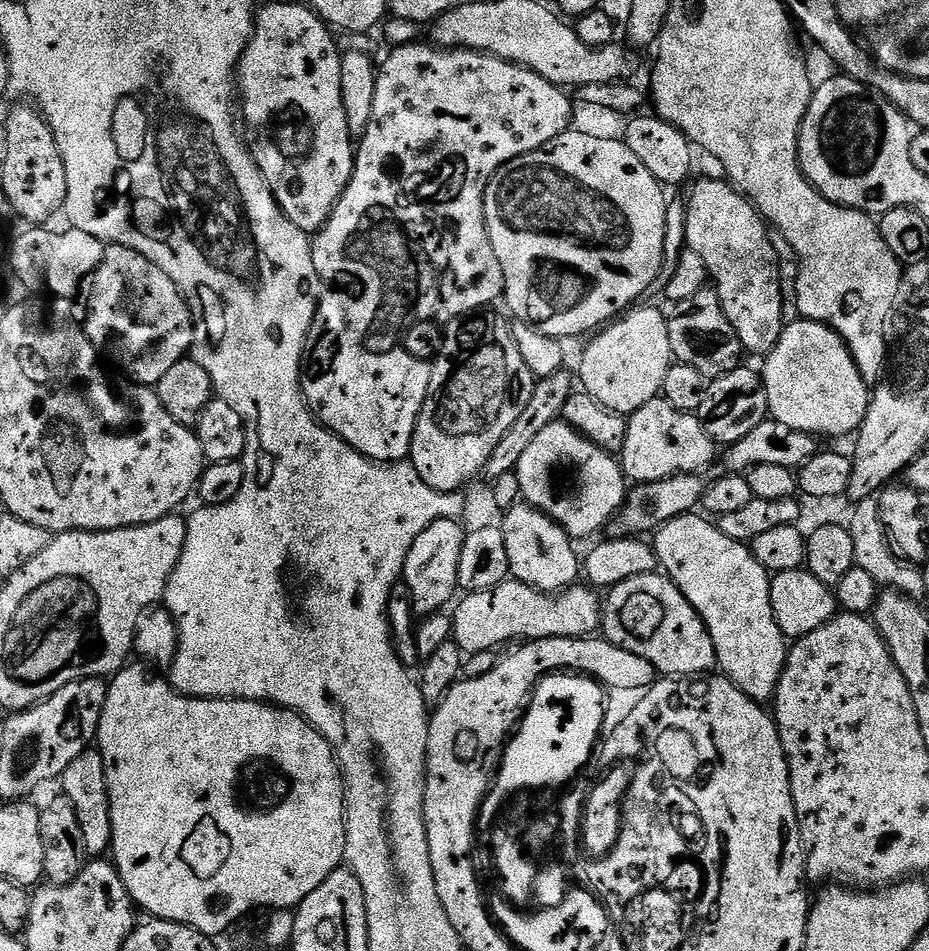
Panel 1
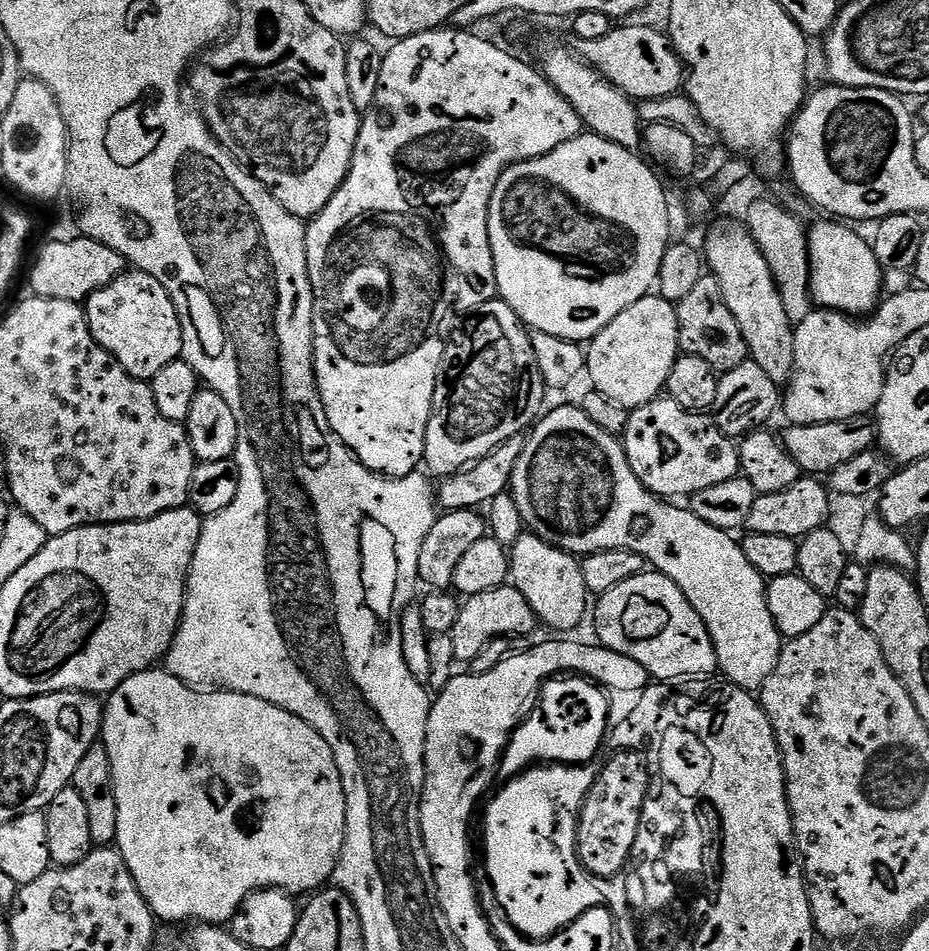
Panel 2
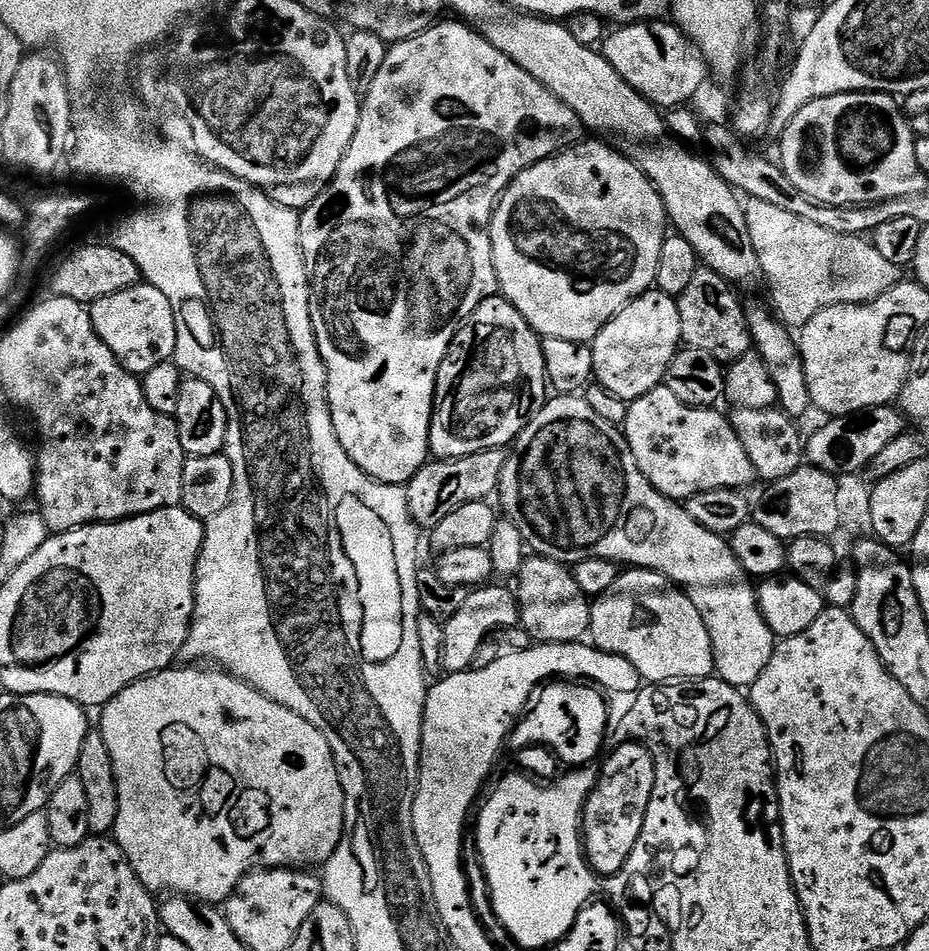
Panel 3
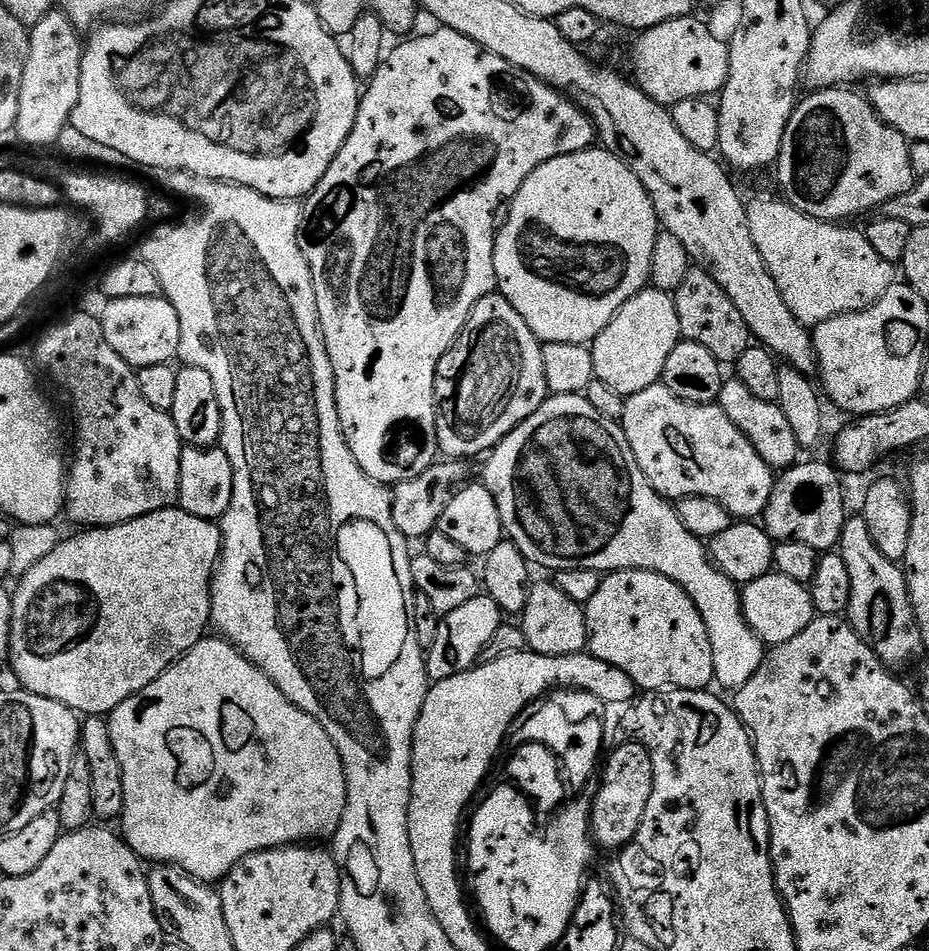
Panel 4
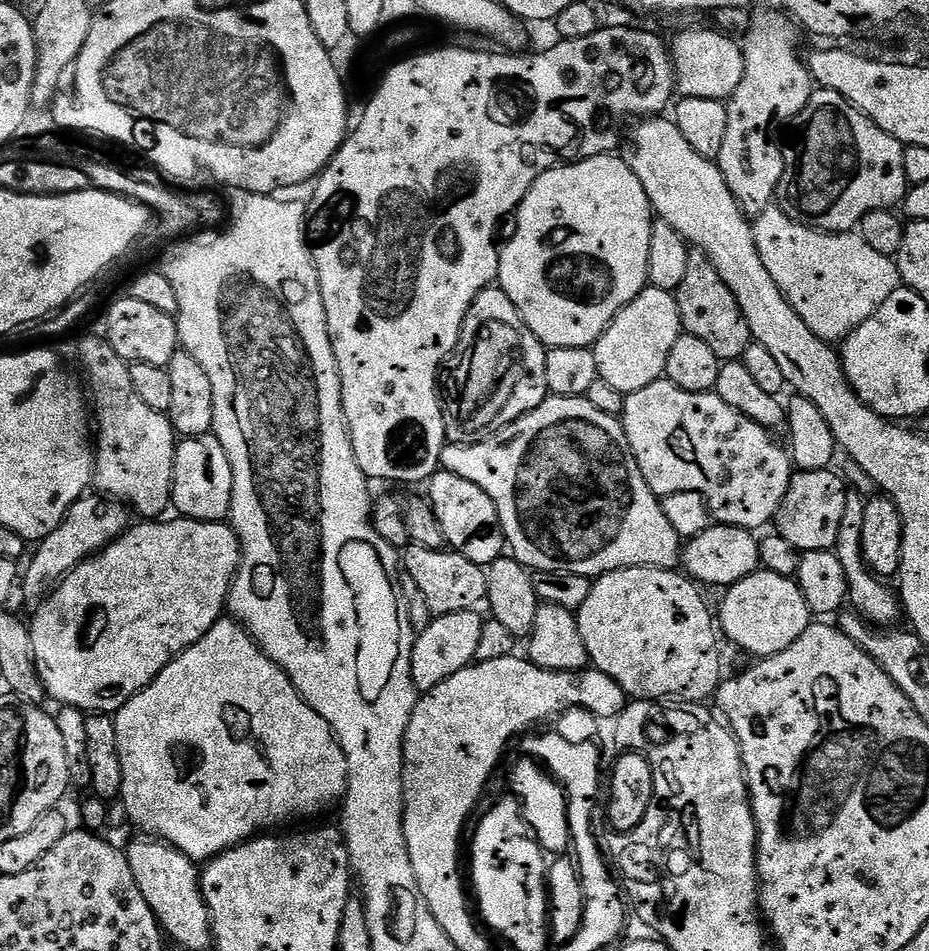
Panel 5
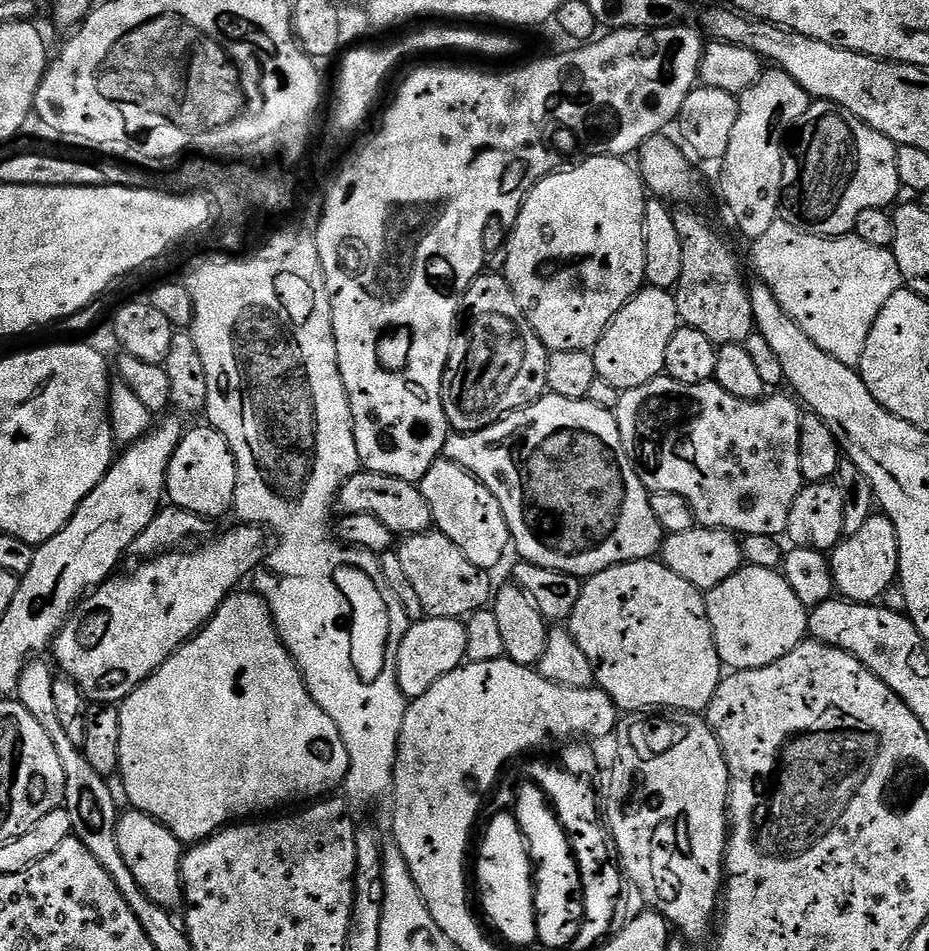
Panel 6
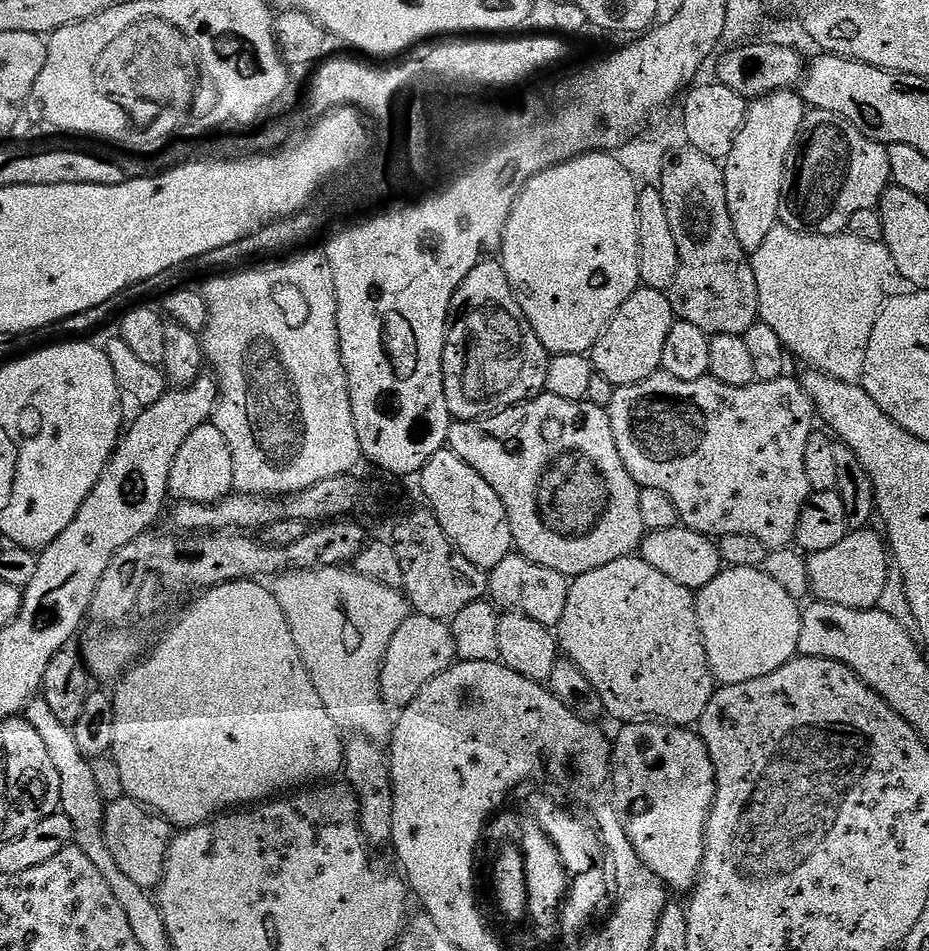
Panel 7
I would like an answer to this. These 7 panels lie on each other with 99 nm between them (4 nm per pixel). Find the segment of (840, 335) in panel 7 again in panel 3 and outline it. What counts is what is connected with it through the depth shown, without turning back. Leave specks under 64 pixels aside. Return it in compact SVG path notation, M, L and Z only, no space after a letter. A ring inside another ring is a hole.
M745 199L743 206L746 230L750 234L750 242L754 242L754 254L758 254L763 279L768 279L772 302L776 306L775 315L789 330L804 328L818 310L839 304L869 304L901 283L902 269L894 266L894 262L889 262L883 254L878 254L871 239L830 234L830 230L814 222L806 222L806 218L797 218L786 210L778 210L778 206L770 206L770 202Z

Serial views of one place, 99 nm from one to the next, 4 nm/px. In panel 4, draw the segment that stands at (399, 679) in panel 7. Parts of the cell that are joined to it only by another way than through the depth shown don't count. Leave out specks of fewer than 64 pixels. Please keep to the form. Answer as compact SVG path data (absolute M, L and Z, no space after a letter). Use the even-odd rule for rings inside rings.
M481 594L470 598L470 602L465 602L458 606L448 616L440 621L438 638L434 638L434 646L426 650L426 659L428 662L428 679L435 682L454 678L454 674L462 674L475 668L482 650L494 638L494 633L500 629L502 623L502 613L498 602L494 602L487 594Z

